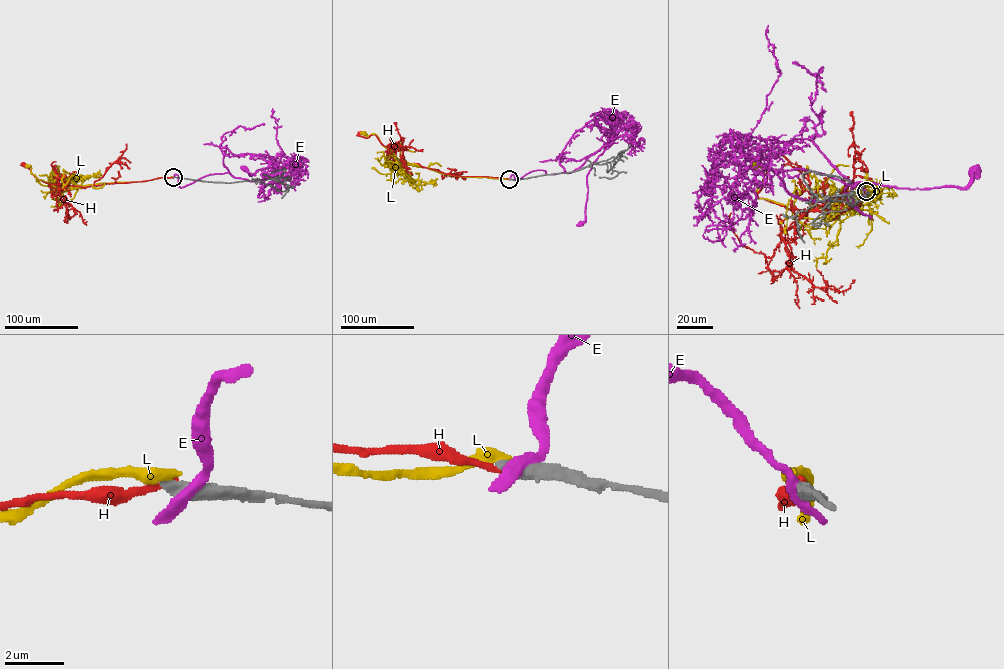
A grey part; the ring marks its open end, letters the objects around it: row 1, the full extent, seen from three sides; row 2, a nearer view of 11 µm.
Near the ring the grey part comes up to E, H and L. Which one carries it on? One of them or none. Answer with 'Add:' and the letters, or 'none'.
Add: none

